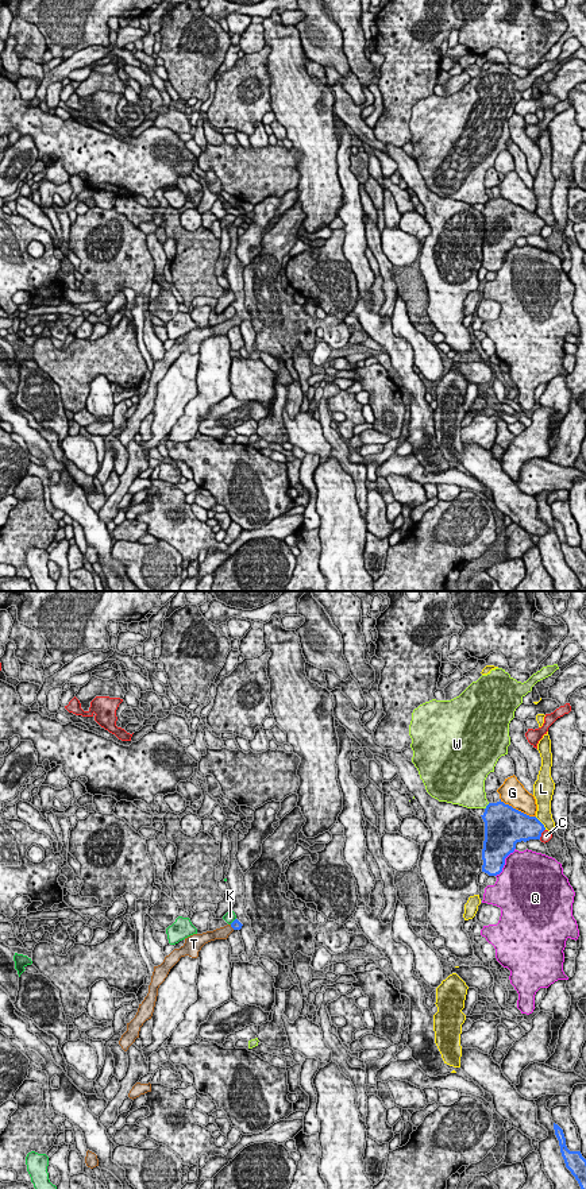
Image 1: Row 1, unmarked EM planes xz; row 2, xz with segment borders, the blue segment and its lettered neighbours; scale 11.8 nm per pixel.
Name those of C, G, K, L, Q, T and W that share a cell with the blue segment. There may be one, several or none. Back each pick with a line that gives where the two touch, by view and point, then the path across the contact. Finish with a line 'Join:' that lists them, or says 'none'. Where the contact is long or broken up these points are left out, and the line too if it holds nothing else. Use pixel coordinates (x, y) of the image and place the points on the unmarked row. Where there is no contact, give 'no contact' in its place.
T: xz (232, 323) | across xz (235, 320), (232, 323), (222, 328)
Join: T

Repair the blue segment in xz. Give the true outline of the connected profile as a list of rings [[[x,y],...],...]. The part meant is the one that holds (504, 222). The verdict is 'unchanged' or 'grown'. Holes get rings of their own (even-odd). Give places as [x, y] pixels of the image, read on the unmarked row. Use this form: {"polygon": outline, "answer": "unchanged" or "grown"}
{"polygon": [[[501,194],[497,198],[489,198],[481,212],[485,217],[482,267],[489,271],[502,267],[505,254],[514,247],[517,238],[540,235],[545,225],[536,212],[529,212]]], "answer": "unchanged"}

